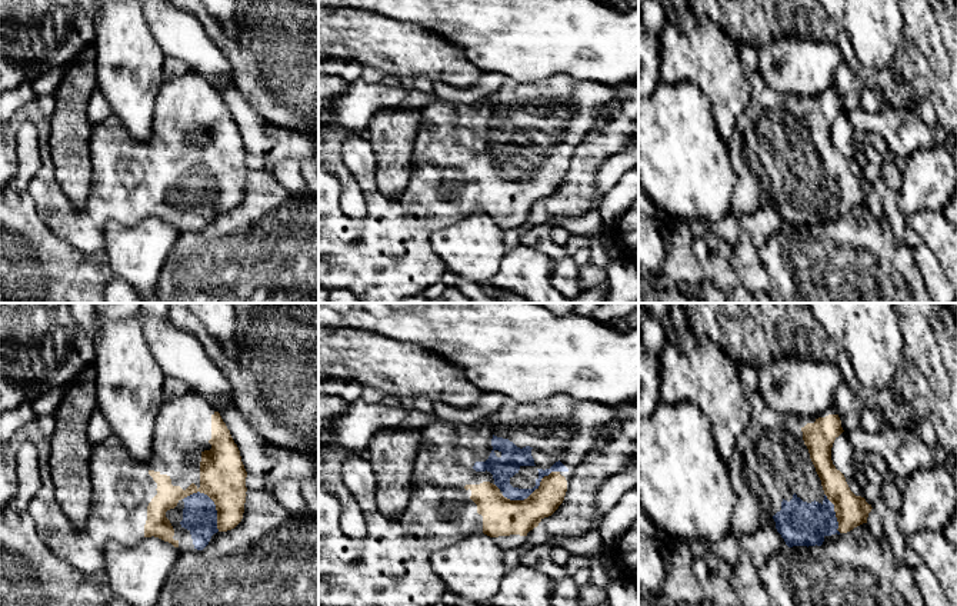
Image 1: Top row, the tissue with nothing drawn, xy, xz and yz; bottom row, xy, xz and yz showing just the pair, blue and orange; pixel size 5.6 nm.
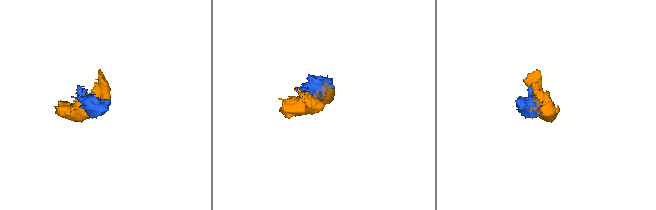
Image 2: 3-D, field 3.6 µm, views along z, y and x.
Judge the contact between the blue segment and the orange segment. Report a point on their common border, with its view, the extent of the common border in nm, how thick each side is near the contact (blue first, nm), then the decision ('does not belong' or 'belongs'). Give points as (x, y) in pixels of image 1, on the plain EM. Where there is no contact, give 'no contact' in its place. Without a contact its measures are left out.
meets blue in xz at (532, 172); contact 360 nm long; 130 nm thick on the blue side, 220 nm on the other; belongs

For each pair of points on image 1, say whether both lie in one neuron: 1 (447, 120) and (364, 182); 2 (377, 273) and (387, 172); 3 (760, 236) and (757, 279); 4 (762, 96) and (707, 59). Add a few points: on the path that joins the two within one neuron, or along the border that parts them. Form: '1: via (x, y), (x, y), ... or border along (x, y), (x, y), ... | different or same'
1: via (442, 152), (442, 166), (403, 205), (393, 205) | same
2: border along (376, 162), (376, 187), (389, 197), (399, 197) | different
3: via (752, 246), (752, 269) | same
4: border along (747, 75), (752, 92) | different

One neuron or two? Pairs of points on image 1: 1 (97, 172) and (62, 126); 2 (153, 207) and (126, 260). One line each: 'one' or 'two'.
1: two
2: two

